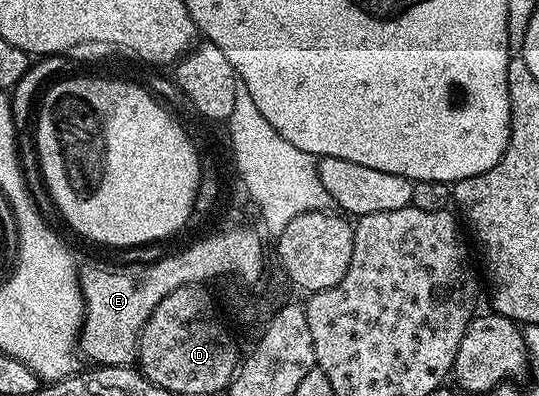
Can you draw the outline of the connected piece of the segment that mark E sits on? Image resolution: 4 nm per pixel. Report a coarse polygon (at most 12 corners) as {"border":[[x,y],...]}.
{"border":[[246,231],[159,263],[90,263],[78,273],[80,351],[128,367],[152,309],[194,279],[258,275]]}

